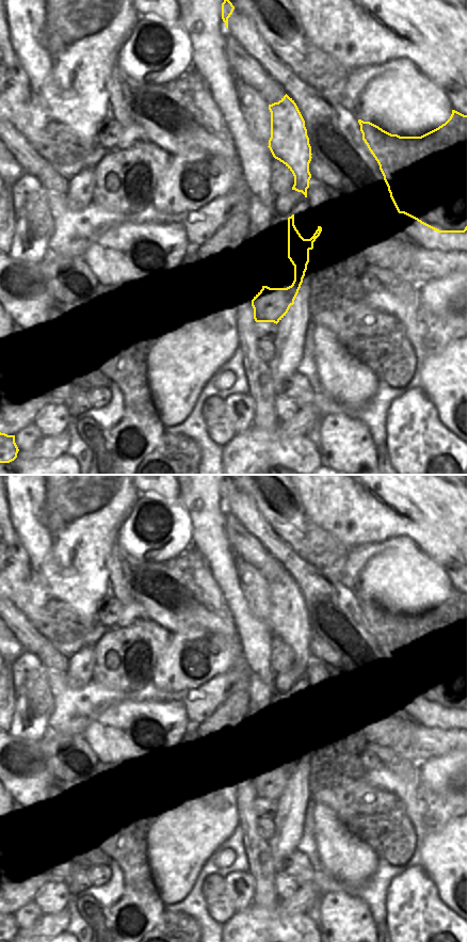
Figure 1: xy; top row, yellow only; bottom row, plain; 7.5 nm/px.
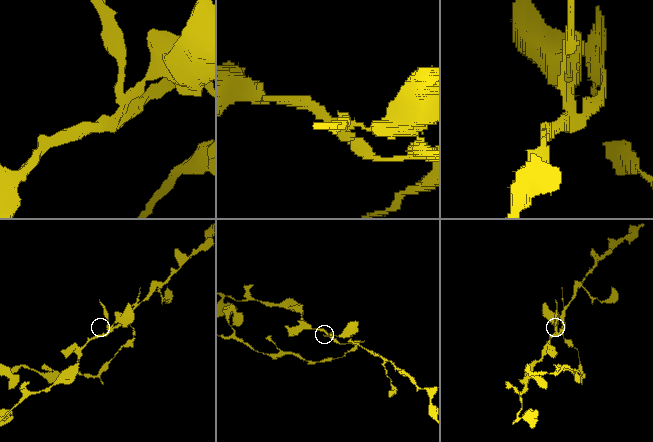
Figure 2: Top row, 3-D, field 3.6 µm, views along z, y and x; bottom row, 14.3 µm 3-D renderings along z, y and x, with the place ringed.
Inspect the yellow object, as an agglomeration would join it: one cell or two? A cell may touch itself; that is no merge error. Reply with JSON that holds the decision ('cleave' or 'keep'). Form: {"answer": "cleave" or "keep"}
{"answer": "cleave"}

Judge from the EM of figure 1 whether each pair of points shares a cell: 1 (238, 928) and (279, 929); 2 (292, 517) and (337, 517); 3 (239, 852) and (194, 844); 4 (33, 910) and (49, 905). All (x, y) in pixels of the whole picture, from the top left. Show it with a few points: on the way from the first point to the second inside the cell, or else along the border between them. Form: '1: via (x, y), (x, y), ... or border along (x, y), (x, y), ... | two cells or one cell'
1: via (248, 928), (269, 928) | one cell
2: border along (299, 494), (305, 514), (328, 532) | two cells
3: border along (235, 830), (202, 867) | two cells
4: border along (31, 896), (43, 914) | two cells

